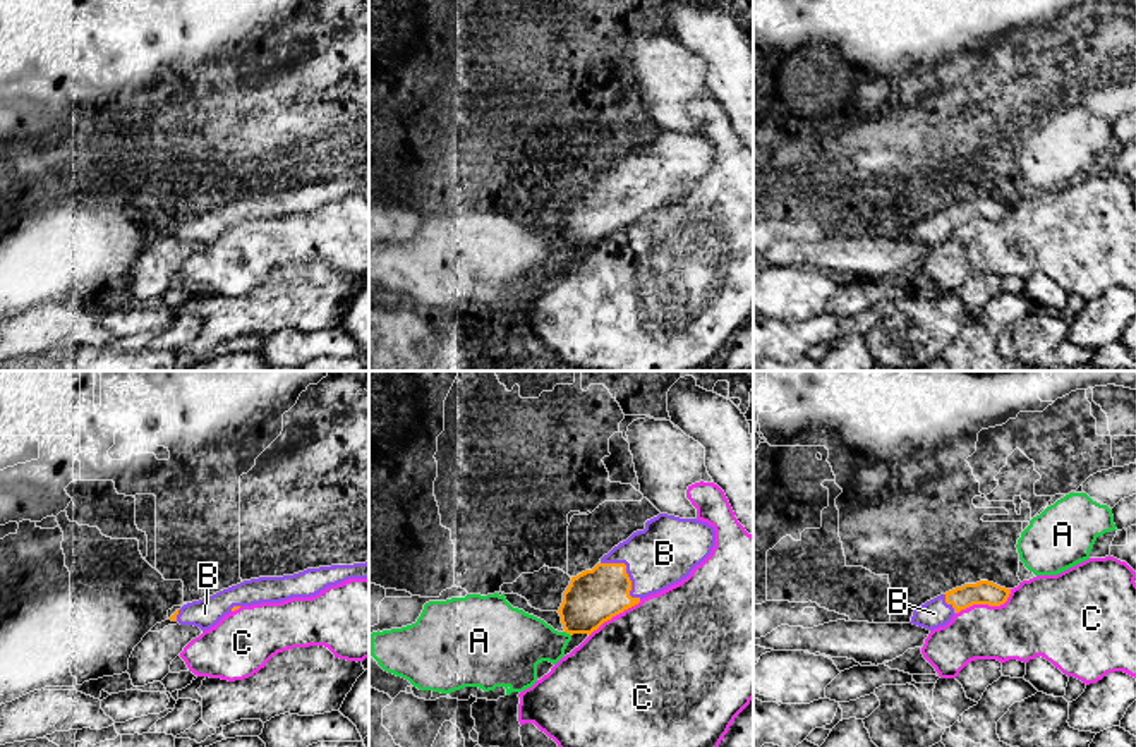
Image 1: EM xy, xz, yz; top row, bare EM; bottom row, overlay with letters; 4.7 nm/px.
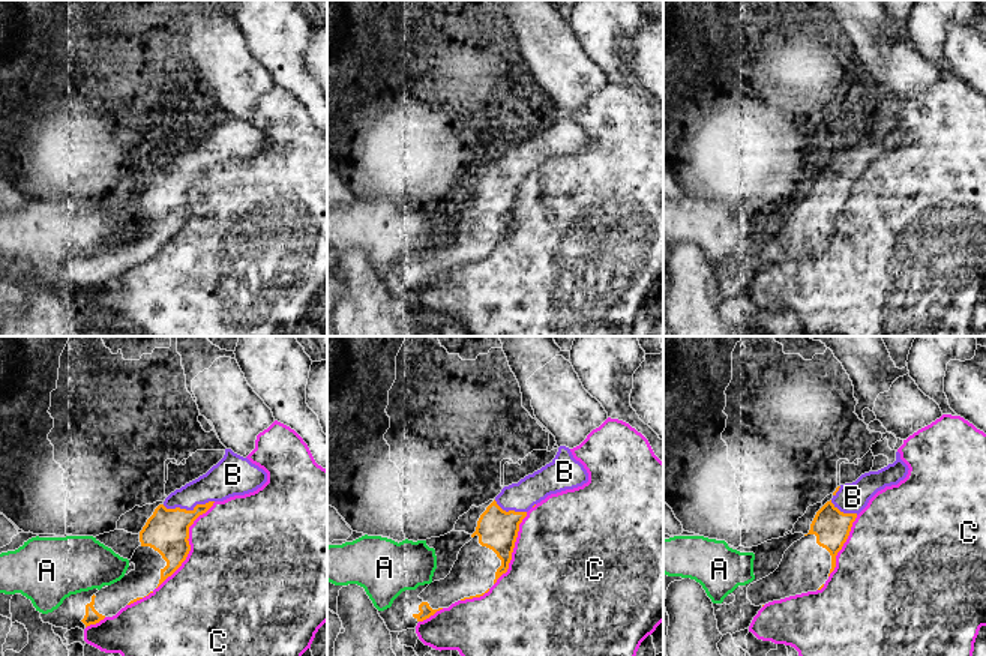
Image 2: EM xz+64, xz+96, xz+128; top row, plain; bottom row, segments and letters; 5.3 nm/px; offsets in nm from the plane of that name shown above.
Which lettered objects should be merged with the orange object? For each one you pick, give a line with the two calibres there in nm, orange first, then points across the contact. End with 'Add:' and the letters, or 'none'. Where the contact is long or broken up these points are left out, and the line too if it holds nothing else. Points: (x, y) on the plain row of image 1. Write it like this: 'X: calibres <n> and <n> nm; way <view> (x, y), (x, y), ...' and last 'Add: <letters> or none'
B: calibres 260 and 300 nm; way xz (594, 212), (616, 200), (627, 189), (664, 169)
Add: B

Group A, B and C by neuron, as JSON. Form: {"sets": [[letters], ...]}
{"sets": [["A"], ["B"], ["C"]]}

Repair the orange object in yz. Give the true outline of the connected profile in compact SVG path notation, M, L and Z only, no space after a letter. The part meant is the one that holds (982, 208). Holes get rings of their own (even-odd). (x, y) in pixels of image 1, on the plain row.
M988 196L964 199L916 223L909 239L934 246L947 240L956 228L973 220L1000 222L1007 216L1009 210L1011 204Z

